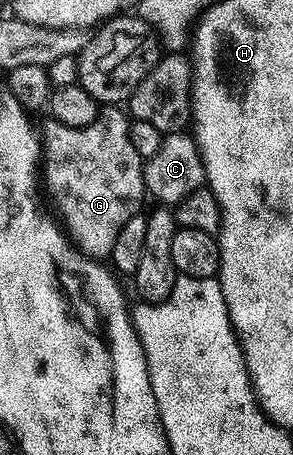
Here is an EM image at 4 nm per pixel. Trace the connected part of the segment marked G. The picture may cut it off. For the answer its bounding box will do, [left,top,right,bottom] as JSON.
[42,106,146,261]

